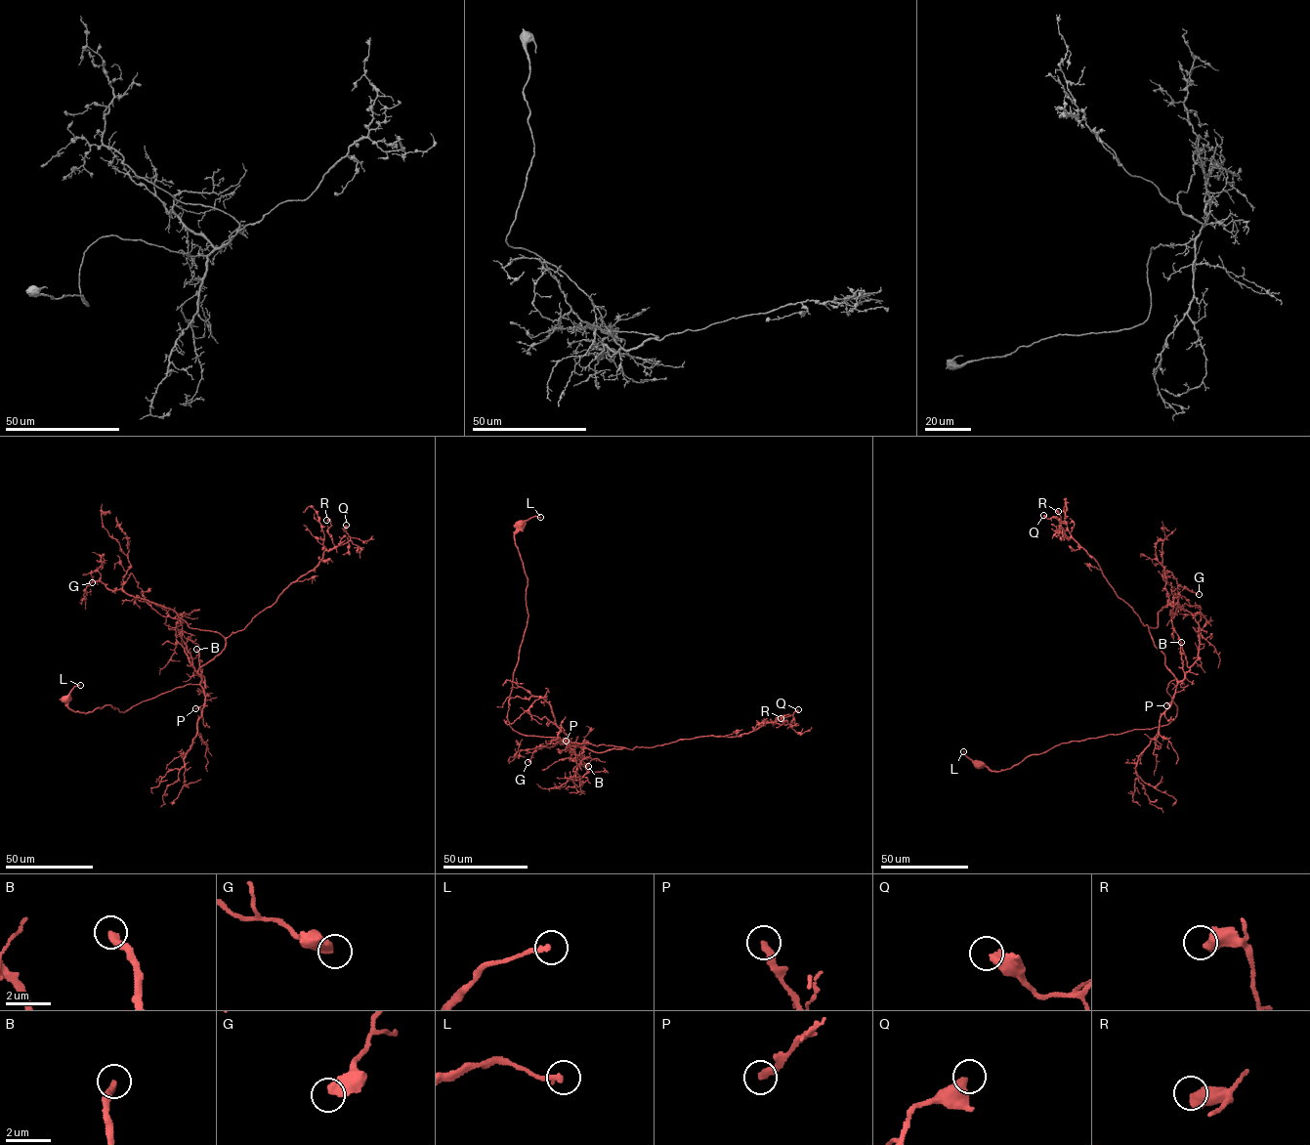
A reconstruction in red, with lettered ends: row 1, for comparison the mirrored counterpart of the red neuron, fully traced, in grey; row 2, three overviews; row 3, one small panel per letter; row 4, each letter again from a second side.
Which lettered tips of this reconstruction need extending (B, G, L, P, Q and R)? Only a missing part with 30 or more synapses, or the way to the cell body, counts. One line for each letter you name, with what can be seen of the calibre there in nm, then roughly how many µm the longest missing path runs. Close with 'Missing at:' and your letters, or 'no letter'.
B: calibre 300 nm; missing 60 µm
Missing at: B

